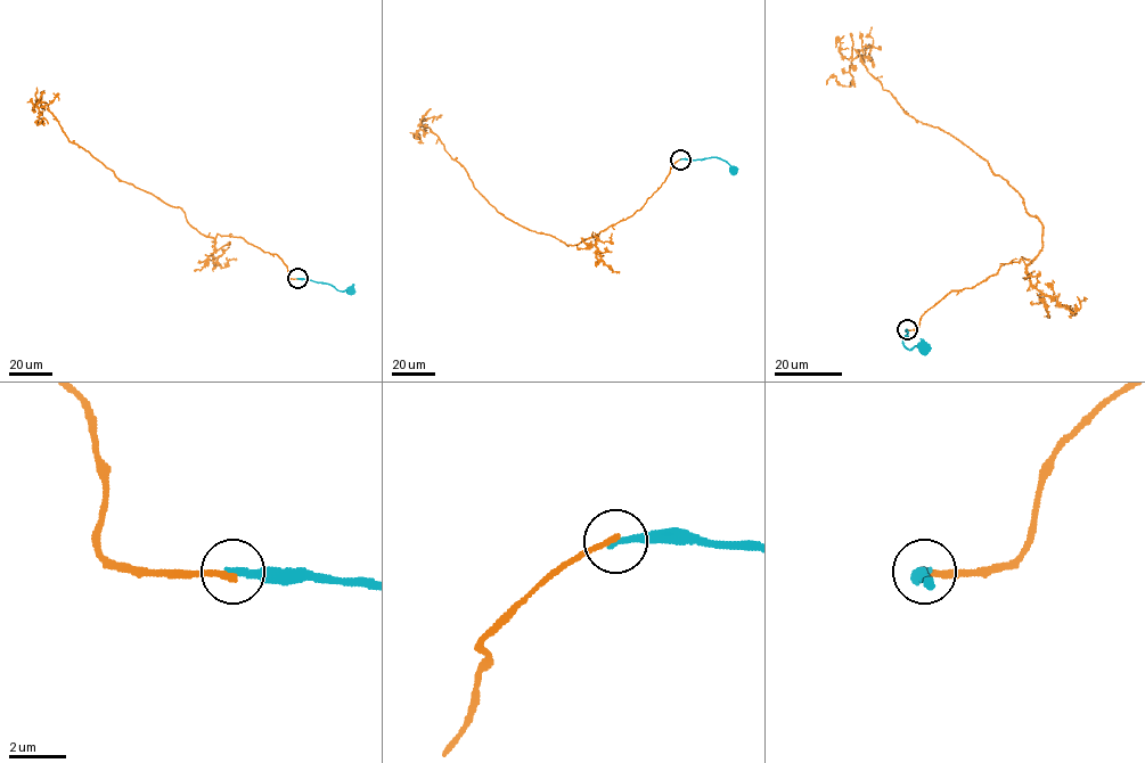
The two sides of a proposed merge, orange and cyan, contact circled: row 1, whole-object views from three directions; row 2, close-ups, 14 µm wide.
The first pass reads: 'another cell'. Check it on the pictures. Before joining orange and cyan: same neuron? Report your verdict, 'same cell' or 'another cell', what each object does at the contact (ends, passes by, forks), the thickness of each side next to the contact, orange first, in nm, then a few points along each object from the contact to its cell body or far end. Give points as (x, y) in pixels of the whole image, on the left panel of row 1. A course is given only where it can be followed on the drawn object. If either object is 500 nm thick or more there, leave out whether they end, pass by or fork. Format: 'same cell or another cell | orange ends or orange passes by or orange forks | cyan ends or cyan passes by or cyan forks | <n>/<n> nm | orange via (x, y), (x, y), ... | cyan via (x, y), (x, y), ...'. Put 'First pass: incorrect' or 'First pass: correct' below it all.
another cell | orange ends | cyan ends | 240/280 nm | orange via (297, 279), (276, 254), (199, 234), (179, 207), (121, 181), (39, 103), (38, 124), (47, 123) | cyan via (297, 279), (351, 292)
First pass: correct

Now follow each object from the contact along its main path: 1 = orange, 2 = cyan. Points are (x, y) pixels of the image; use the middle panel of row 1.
1: (680, 160), (632, 215), (567, 245), (496, 210), (436, 134), (419, 129), (430, 108)
2: (680, 160), (718, 157), (734, 170)

